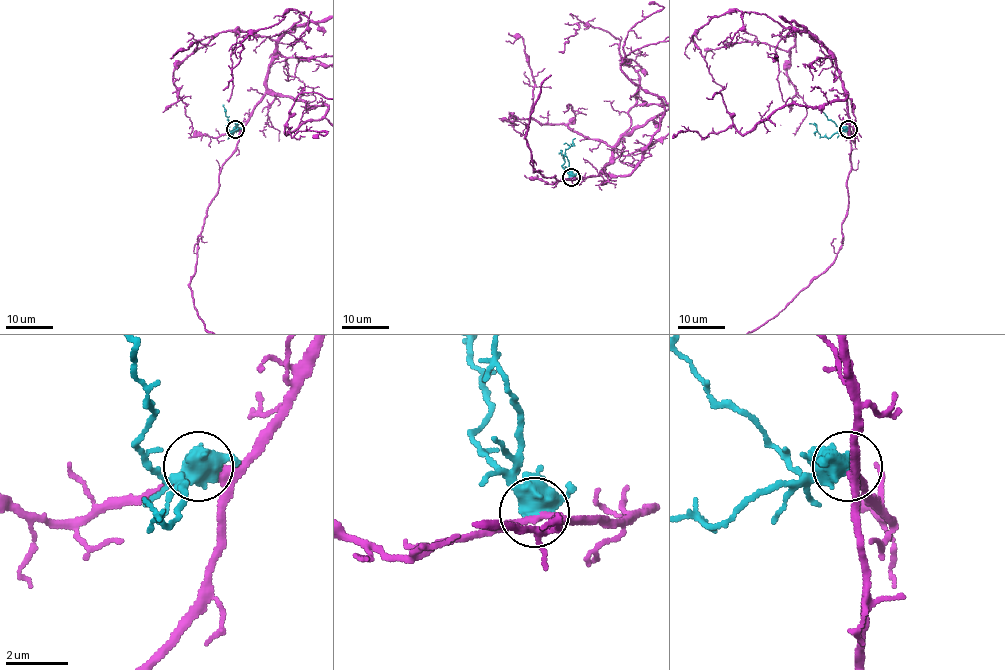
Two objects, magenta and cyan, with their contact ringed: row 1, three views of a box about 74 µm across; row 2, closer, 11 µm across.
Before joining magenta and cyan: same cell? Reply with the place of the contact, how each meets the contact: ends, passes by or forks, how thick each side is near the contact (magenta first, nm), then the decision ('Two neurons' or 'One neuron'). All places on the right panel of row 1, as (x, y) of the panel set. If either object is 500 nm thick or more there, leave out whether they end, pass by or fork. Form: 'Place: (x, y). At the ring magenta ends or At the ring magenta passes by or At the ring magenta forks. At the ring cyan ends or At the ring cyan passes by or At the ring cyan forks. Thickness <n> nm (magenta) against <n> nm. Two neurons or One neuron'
Place: (848, 129). At the ring magenta passes by. At the ring cyan forks. Thickness 240 nm (magenta) against 440 nm. One neuron

